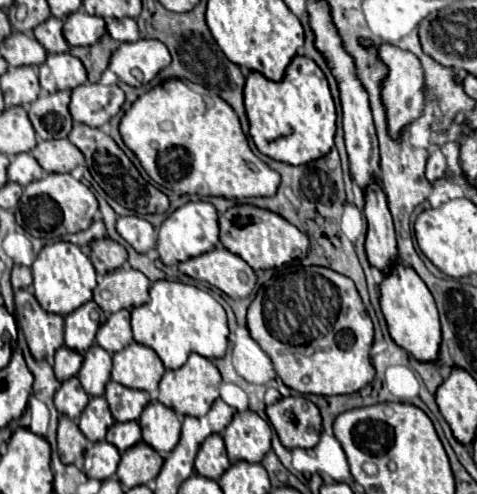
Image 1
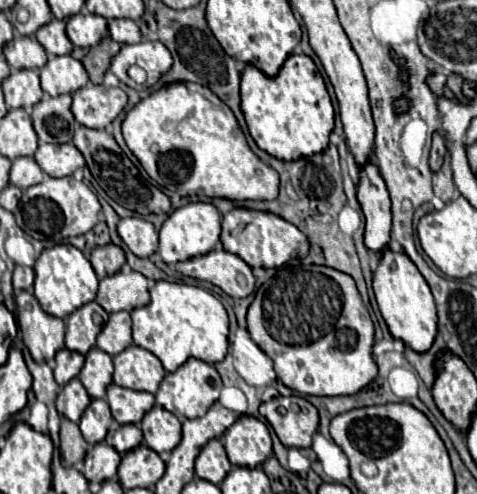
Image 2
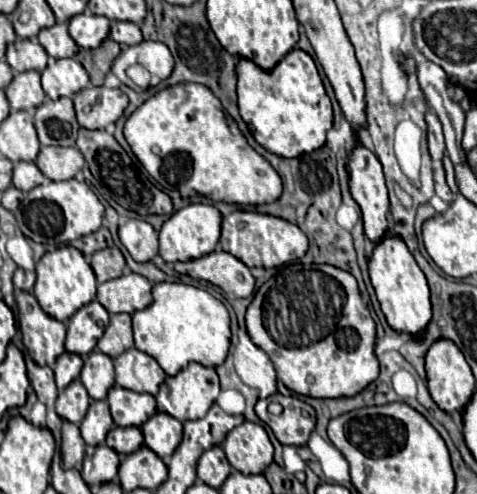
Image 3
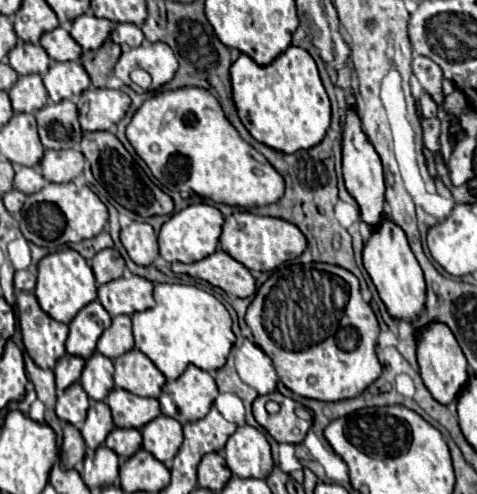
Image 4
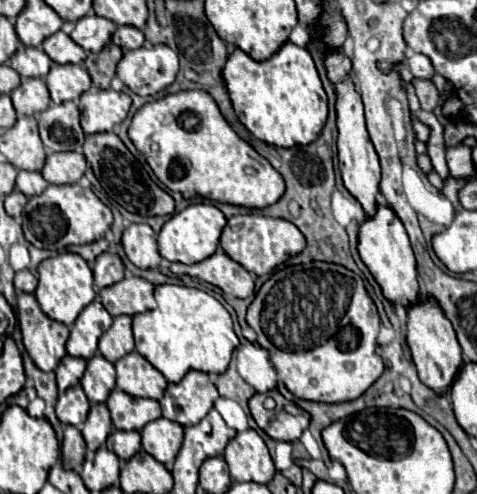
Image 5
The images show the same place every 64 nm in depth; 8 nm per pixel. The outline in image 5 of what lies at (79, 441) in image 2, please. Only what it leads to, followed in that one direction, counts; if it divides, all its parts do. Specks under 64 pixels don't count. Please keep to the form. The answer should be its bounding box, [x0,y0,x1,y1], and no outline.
[62,426,86,470]

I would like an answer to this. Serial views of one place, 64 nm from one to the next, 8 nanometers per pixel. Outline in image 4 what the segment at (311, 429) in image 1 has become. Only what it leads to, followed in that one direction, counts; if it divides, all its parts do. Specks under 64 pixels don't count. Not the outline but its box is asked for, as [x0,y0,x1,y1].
[254,392,312,444]

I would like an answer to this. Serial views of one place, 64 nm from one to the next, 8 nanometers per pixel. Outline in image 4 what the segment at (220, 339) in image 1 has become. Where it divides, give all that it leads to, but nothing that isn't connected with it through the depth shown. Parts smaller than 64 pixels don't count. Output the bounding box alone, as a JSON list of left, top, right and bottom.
[132,284,234,378]

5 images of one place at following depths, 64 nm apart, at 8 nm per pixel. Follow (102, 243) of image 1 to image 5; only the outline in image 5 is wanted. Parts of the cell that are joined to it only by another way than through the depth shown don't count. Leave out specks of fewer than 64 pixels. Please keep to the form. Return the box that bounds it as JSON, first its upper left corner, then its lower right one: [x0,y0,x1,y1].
[94,252,124,288]

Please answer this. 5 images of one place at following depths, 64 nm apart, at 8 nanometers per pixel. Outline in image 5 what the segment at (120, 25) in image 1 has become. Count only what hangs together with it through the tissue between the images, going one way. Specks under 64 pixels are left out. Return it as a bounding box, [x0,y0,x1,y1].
[112,26,144,50]

